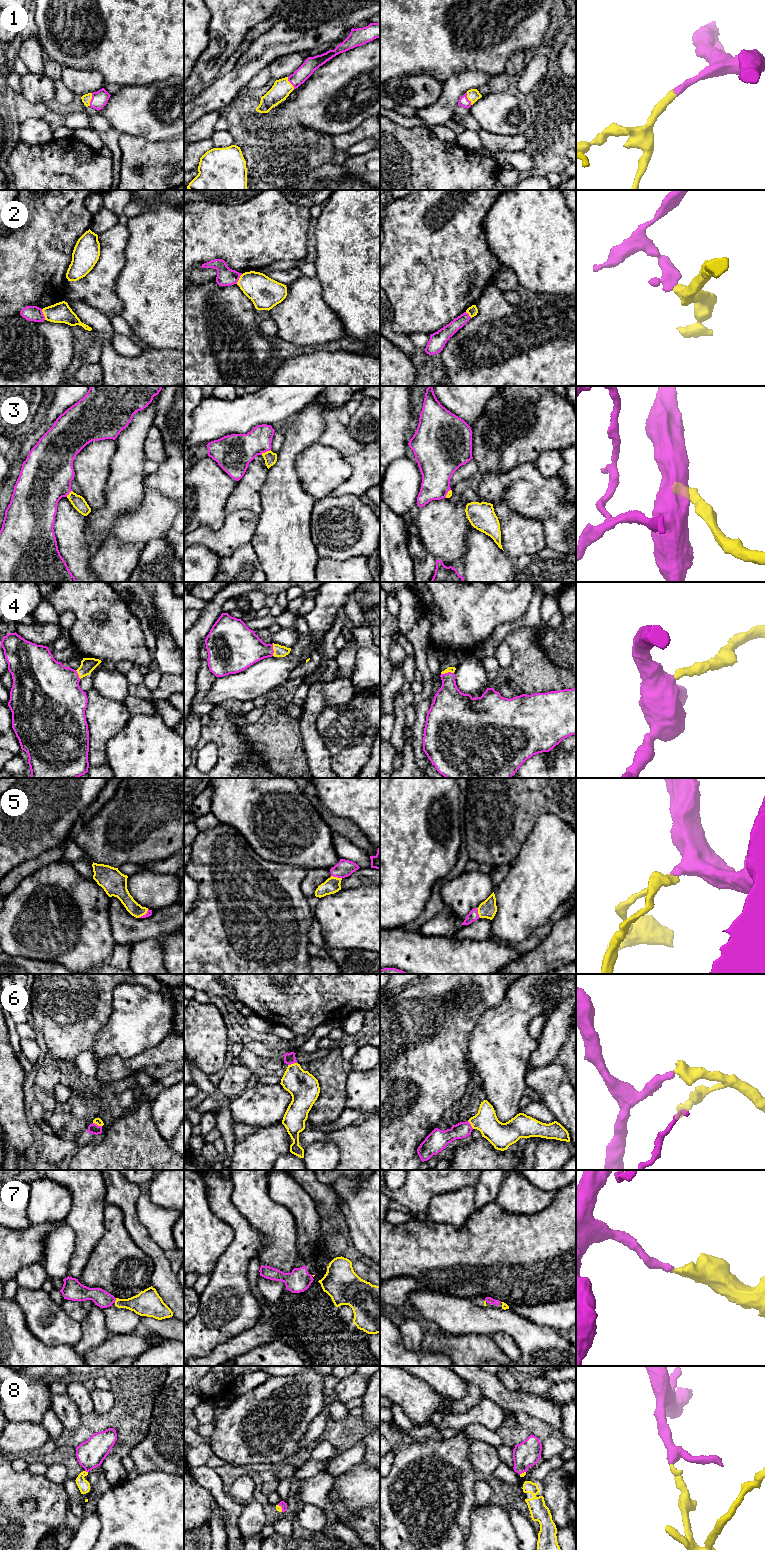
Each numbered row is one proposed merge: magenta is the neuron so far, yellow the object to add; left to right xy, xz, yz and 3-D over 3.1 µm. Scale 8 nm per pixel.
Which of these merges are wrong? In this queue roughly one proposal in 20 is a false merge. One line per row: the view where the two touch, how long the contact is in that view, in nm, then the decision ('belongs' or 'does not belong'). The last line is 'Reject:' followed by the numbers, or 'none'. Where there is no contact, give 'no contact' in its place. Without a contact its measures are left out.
1: meets magenta in yz; contact 110 nm long; belongs
2: meets magenta in xy; contact 90 nm long; belongs
3: meets magenta in xz; contact 90 nm long; belongs
4: meets magenta in xz; contact 100 nm long; belongs
5: meets magenta in xz; contact 90 nm long; belongs
6: meets magenta in xy; contact 80 nm long; belongs
7: meets magenta in xy; contact 40 nm long; belongs
8: meets magenta in xy; contact 30 nm long; belongs
Reject: none

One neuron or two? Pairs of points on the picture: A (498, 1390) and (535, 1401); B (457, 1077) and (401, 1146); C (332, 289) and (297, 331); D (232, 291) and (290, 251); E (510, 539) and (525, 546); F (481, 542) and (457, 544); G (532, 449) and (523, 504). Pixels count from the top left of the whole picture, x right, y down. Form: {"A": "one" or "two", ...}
{"A": "one", "B": "one", "C": "two", "D": "two", "E": "one", "F": "two", "G": "two"}

